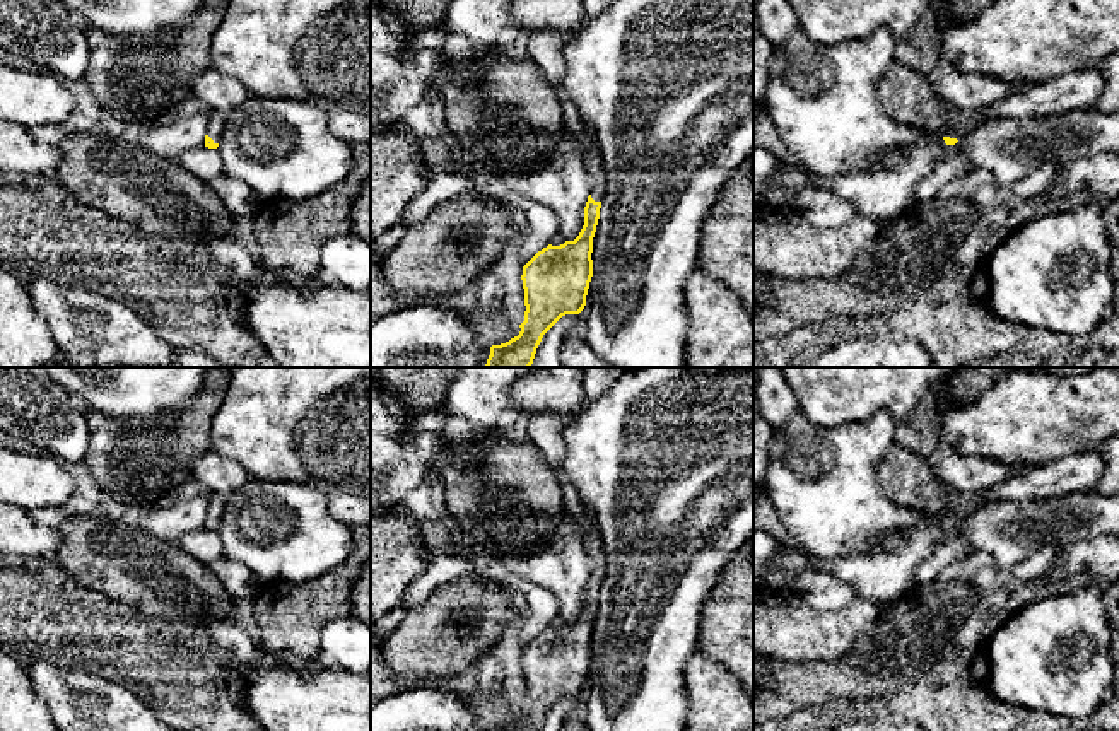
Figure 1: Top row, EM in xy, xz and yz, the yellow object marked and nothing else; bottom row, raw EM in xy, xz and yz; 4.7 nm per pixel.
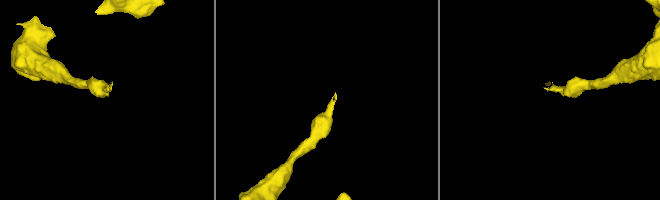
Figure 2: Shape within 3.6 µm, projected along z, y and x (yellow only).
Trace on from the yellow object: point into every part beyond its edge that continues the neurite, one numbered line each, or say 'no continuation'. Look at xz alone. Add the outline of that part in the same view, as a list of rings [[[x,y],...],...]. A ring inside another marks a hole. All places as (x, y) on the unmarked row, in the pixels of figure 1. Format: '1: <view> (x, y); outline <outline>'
1: xz (595, 545); outline [[[595,531],[588,538],[588,552],[589,552],[591,558],[595,560],[589,577],[595,584],[601,584],[605,579],[605,572],[606,572],[606,562],[605,562],[605,555],[603,555],[603,541],[601,541],[600,531]]]

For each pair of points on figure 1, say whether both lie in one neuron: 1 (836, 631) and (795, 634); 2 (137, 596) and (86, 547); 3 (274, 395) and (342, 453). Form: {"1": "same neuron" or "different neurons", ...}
{"1": "same neuron", "2": "same neuron", "3": "same neuron"}

